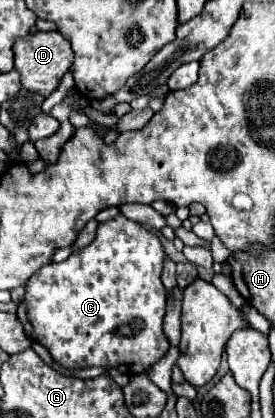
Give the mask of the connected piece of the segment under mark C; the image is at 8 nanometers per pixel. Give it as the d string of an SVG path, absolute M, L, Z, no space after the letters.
M118 214L114 220L108 220L108 222L104 222L104 224L98 226L98 234L96 234L96 238L94 238L88 246L84 246L82 250L74 250L74 252L72 252L64 262L60 262L60 264L50 262L50 264L42 266L38 272L34 272L34 274L26 280L26 284L24 284L26 294L24 294L22 302L18 304L16 316L18 316L18 320L22 322L26 336L28 336L30 340L42 344L42 346L50 352L50 356L54 358L54 362L60 364L60 366L66 368L66 370L82 370L82 368L102 366L102 368L122 368L122 372L128 374L128 376L142 374L142 372L146 372L150 366L154 366L154 364L168 352L168 348L170 348L170 342L168 342L168 338L166 338L166 334L164 334L164 330L162 330L162 320L164 320L164 310L166 310L166 288L164 288L164 284L162 284L162 280L160 280L160 272L162 272L162 262L164 262L164 258L166 258L166 254L164 254L158 238L156 238L154 234L150 234L150 232L148 232L144 226L140 226L138 222L132 222L132 220L128 220L126 216Z

